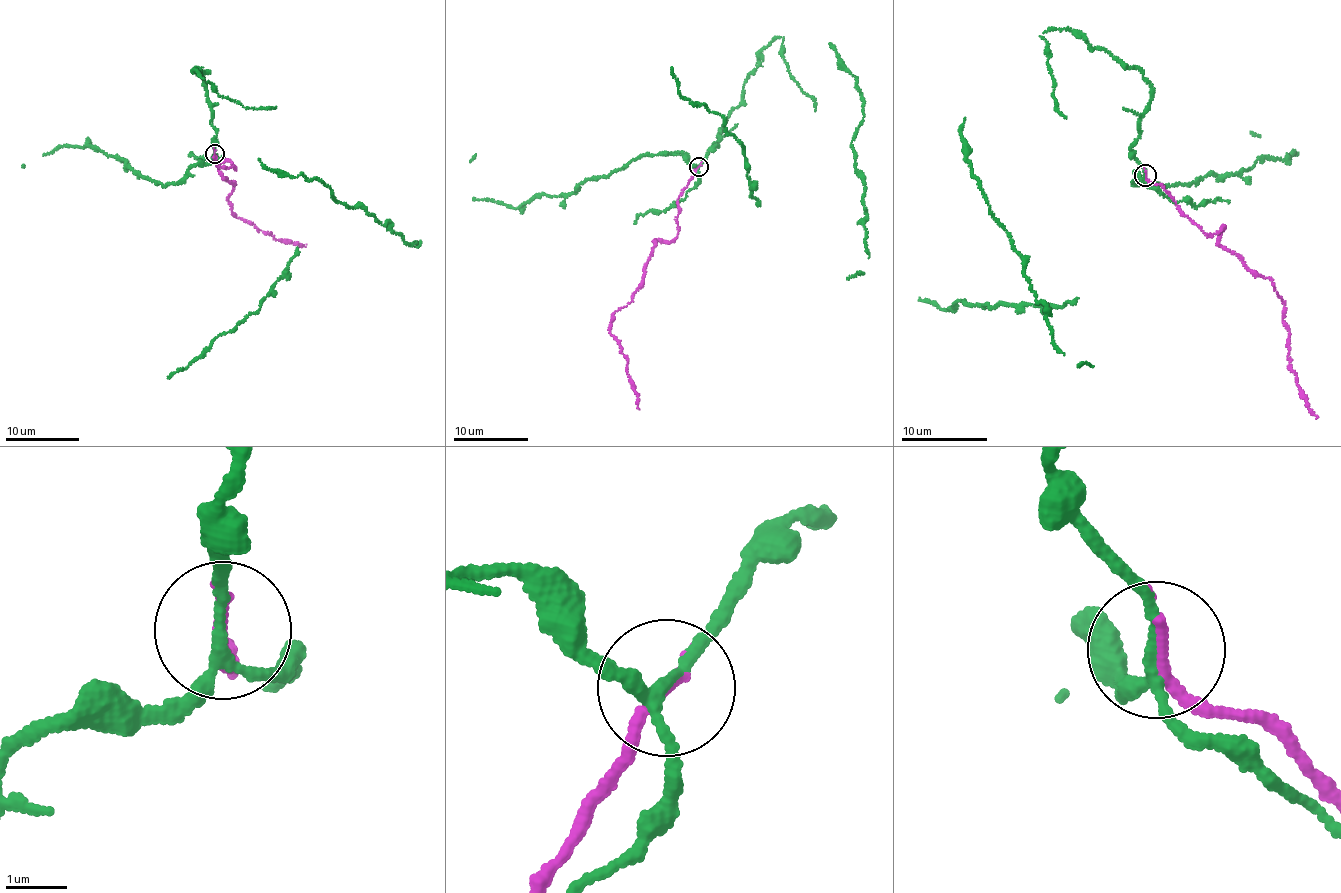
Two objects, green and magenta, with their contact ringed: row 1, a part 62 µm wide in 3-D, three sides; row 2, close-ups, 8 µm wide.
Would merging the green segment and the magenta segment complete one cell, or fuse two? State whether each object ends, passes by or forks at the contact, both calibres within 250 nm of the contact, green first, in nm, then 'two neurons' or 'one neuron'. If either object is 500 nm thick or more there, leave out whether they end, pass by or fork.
green forks; magenta ends; calibres 150 and 200 nm; two neurons

